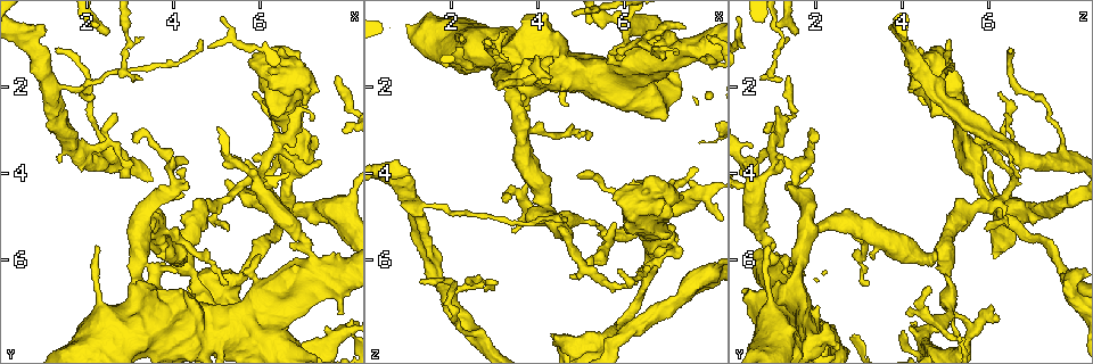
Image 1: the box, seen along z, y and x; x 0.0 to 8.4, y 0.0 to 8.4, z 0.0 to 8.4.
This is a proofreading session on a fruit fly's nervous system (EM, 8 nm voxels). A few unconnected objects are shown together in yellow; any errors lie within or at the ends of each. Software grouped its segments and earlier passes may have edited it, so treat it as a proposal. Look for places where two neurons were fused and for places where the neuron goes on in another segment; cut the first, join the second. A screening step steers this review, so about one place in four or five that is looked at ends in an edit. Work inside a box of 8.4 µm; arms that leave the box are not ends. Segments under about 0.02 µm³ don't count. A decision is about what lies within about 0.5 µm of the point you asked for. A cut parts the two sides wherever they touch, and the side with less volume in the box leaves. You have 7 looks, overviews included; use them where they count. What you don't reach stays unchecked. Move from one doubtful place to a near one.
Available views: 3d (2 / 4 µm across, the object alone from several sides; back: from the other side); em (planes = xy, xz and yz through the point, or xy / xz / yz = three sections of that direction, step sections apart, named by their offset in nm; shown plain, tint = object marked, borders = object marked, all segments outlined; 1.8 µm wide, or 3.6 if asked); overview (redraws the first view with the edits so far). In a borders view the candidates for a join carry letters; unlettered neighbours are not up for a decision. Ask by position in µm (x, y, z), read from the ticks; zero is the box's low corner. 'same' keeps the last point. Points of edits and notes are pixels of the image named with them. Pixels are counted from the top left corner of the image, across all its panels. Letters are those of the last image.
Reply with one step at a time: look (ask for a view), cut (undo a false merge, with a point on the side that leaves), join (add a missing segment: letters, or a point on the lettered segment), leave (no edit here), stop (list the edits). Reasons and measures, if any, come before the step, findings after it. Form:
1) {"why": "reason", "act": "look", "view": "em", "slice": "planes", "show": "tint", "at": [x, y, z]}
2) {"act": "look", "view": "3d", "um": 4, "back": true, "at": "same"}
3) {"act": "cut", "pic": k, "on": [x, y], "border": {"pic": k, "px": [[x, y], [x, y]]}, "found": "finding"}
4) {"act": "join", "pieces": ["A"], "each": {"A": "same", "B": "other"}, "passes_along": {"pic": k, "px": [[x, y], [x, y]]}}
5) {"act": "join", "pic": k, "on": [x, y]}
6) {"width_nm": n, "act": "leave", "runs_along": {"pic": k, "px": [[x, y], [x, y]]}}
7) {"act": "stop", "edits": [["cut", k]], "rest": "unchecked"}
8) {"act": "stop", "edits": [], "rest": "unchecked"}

{"why": "free end", "act": "look", "view": "em", "slice": "planes", "show": "plain", "at": [1.05, 0.70, 4.05]}

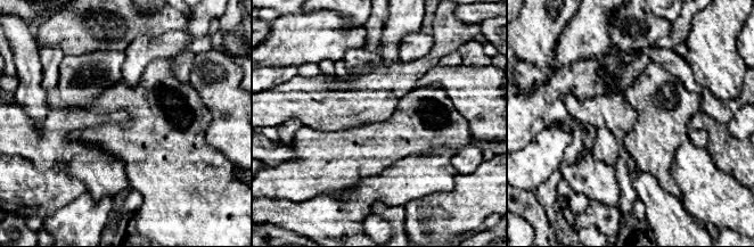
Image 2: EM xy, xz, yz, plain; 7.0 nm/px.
{"why": "what lies round it", "act": "look", "view": "em", "slice": "planes", "show": "borders", "at": "same"}

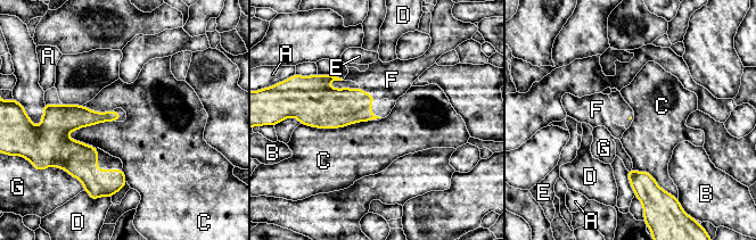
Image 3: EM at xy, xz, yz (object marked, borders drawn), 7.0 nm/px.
{"act": "join", "pieces": ["F"], "each": {"A": "other", "B": "other", "C": "other", "D": "other", "E": "other", "F": "same", "G": "other"}, "found": "the neuron continues"}

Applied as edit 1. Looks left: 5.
{"act": "look", "view": "overview"}

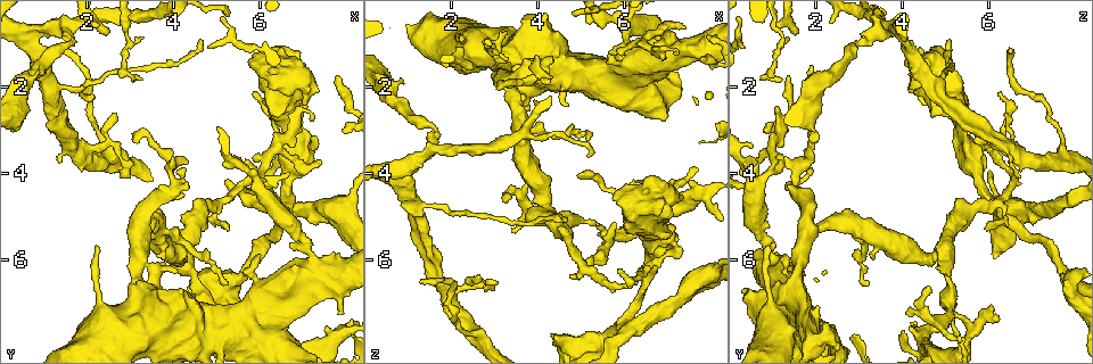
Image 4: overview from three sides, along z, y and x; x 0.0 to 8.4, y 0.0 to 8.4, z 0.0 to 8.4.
{"why": "sharp bend", "act": "look", "view": "3d", "um": 2, "at": [4.15, 5.85, 4.95]}

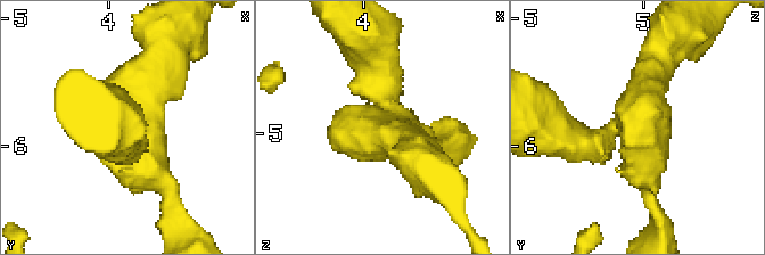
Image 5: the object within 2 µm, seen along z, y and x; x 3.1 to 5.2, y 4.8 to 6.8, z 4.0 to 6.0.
{"arms": 3, "arm_widths_nm": [160, 300, 440], "act": "look", "view": "em", "slice": "planes", "show": "borders", "at": [4.10, 5.86, 4.92]}

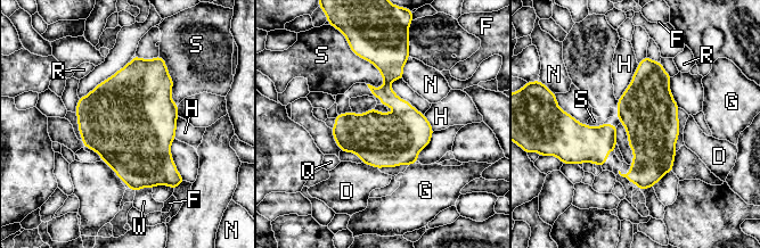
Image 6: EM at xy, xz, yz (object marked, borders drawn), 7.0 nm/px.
{"act": "leave", "each": {"D": "other", "F": "other", "G": "other", "H": "other", "N": "other", "Q": "other", "R": "other", "S": "other", "W": "other"}, "border": {"pic": 6, "px": [[638, 64], [630, 83], [618, 100]]}, "found": "continuous, no second neuron"}

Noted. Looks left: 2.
{"why": "abrupt turn", "act": "look", "view": "em", "slice": "yz", "step": 8, "show": "tint", "at": [5.60, 7.80, 5.45]}

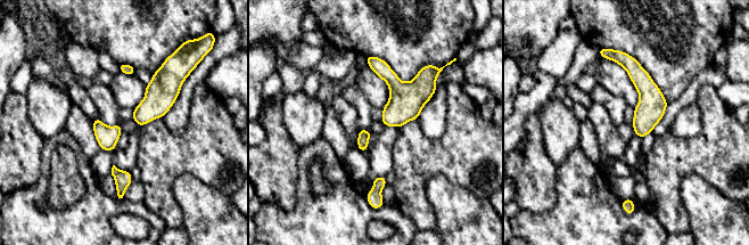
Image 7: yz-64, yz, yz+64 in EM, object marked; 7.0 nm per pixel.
{"act": "look", "view": "em", "slice": "planes", "show": "borders", "at": "same"}

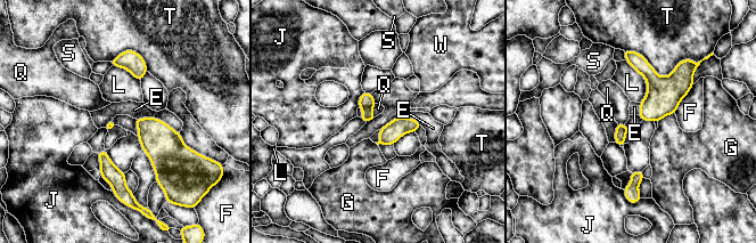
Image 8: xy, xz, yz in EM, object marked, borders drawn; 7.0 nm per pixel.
{"longest_contact_nm": ["T", 440], "act": "leave", "each": {"E": "other", "F": "other", "G": "other", "J": "other", "L": "other", "Q": "other", "S": "other", "T": "other", "W": "other"}, "border": {"pic": 8, "px": [[376, 103], [372, 108], [375, 116]]}, "found": "continuous, no second neuron"}

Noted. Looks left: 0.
{"act": "stop", "edits": [["join", 3]], "rest": "unchecked"}

